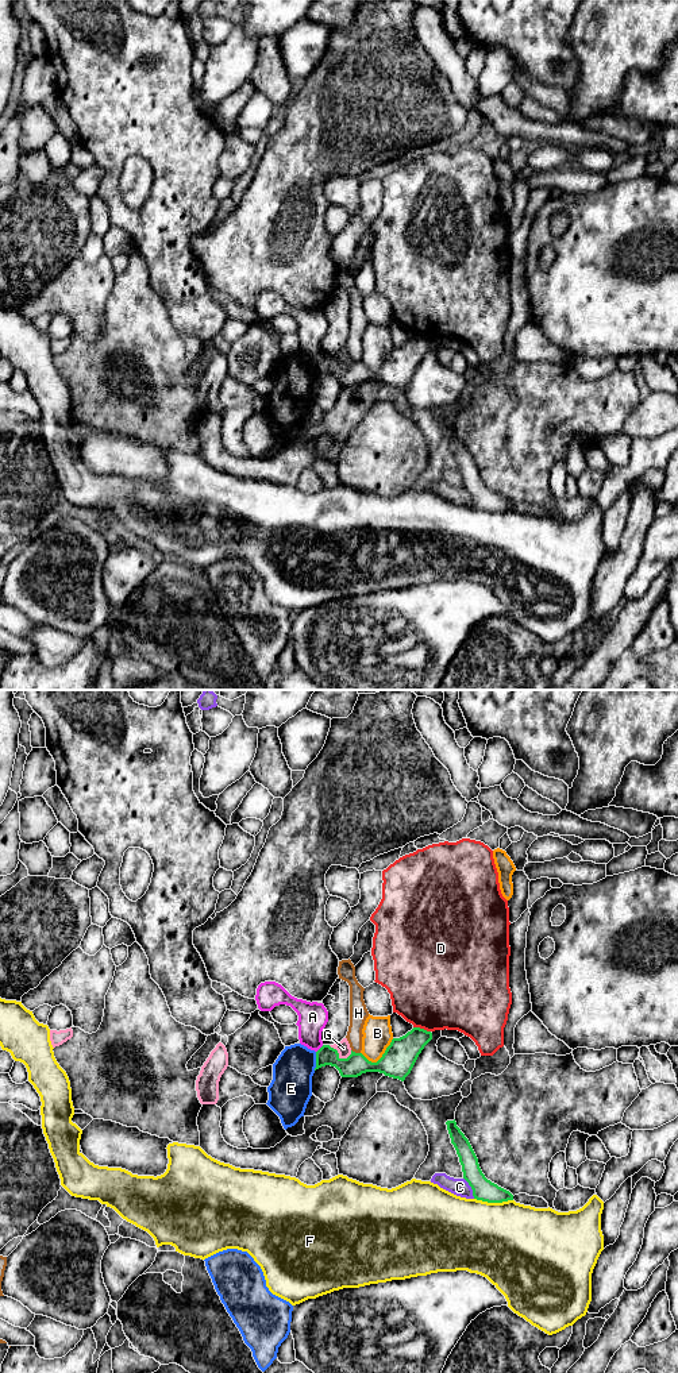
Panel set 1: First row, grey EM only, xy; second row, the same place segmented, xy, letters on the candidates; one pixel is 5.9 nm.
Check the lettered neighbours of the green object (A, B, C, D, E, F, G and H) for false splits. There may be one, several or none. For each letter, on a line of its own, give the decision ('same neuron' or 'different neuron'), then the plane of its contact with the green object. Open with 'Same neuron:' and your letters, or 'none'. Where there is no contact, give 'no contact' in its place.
Same neuron: none
A: different neuron; meets green in xy
B: different neuron; meets green in xy
C: different neuron; meets green in xy
D: different neuron; meets green in xy
E: different neuron; meets green in xy
F: different neuron; meets green in xy
G: different neuron; meets green in xy
H: different neuron; meets green in xy

